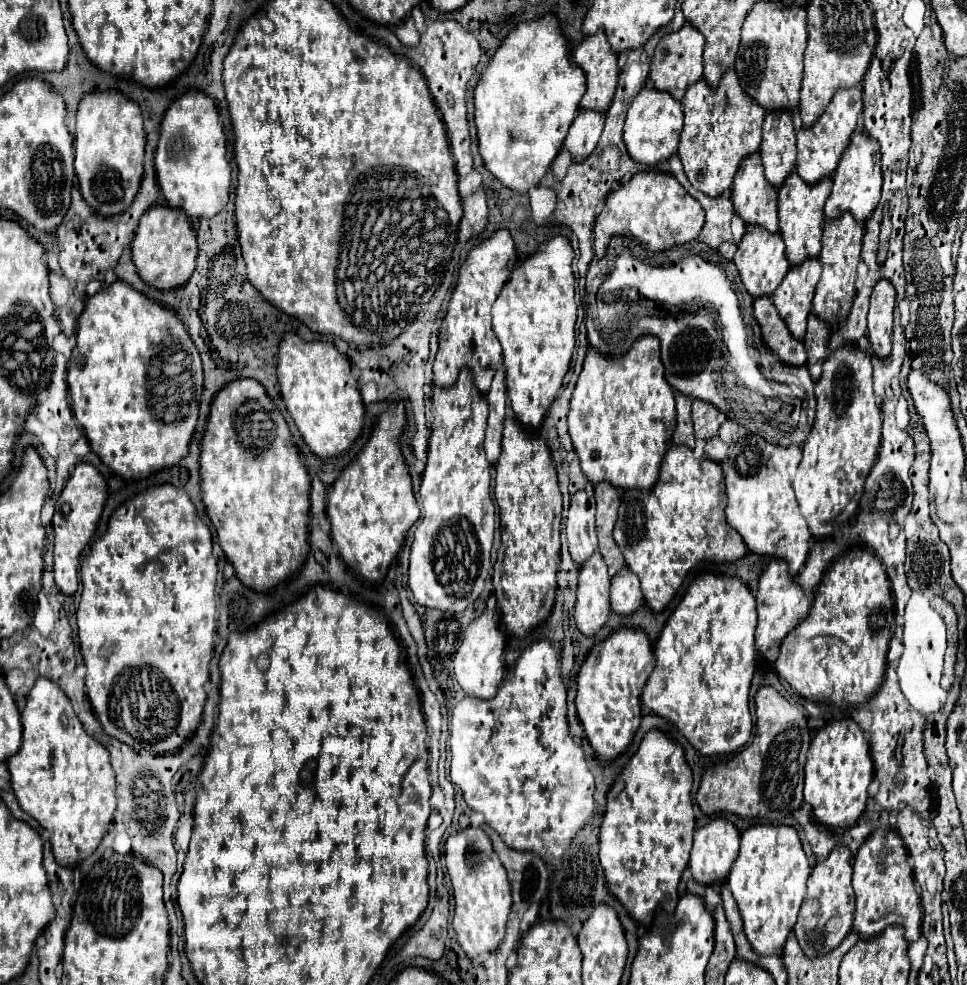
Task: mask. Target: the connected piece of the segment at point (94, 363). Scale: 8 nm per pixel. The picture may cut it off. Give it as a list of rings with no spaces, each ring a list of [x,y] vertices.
[[[115,281],[115,283],[111,283],[111,285],[103,287],[99,293],[95,293],[93,297],[89,297],[89,299],[87,299],[87,303],[85,303],[85,311],[83,311],[83,315],[79,317],[79,329],[77,329],[77,347],[73,349],[73,355],[71,355],[71,361],[69,361],[67,383],[69,383],[71,407],[73,407],[73,415],[75,415],[75,419],[77,419],[77,421],[83,425],[83,431],[85,431],[85,435],[87,435],[89,443],[91,443],[91,449],[93,449],[93,451],[95,451],[95,453],[101,457],[101,461],[103,461],[105,465],[109,465],[109,469],[116,476],[125,480],[146,478],[149,477],[151,473],[155,473],[155,471],[161,471],[161,469],[167,469],[167,467],[173,467],[173,465],[177,465],[177,463],[179,463],[179,461],[181,461],[181,459],[183,459],[183,457],[189,453],[189,441],[191,441],[191,437],[193,437],[193,433],[195,433],[195,425],[197,425],[197,417],[199,417],[199,403],[201,403],[201,393],[203,393],[203,365],[201,365],[199,351],[195,349],[195,345],[193,345],[193,341],[191,341],[191,337],[189,337],[189,333],[187,333],[185,325],[183,325],[183,321],[177,317],[177,313],[175,313],[175,311],[171,311],[171,309],[167,309],[167,307],[163,307],[163,305],[159,305],[159,303],[155,303],[155,301],[147,299],[145,295],[137,293],[135,289],[131,289],[127,283],[123,283],[123,281]]]

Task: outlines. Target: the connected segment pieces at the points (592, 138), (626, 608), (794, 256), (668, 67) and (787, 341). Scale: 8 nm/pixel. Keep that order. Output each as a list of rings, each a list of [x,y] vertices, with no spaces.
[[[581,111],[573,125],[569,127],[569,133],[563,141],[563,149],[571,155],[573,163],[581,163],[589,157],[589,153],[595,151],[601,131],[605,125],[605,115],[597,111]]]
[[[623,569],[611,581],[611,609],[617,615],[633,615],[643,605],[643,593],[639,577],[629,569]]]
[[[791,173],[779,189],[779,233],[785,241],[785,257],[795,267],[805,259],[817,259],[821,251],[821,229],[825,223],[823,205],[831,191],[831,179],[807,185],[797,173]]]
[[[685,23],[679,31],[665,35],[659,41],[655,55],[653,55],[653,61],[651,61],[651,73],[649,73],[651,85],[659,91],[669,93],[673,99],[681,101],[685,95],[685,89],[691,83],[699,81],[703,75],[703,59],[701,59],[703,45],[705,45],[705,39],[701,37],[699,31],[693,31],[693,27],[689,23]]]
[[[771,297],[755,299],[753,309],[755,309],[755,319],[761,327],[761,339],[763,339],[765,347],[771,353],[775,353],[783,365],[793,365],[793,367],[805,365],[805,361],[807,361],[805,347],[801,341],[797,341],[789,333],[785,321],[777,313]]]

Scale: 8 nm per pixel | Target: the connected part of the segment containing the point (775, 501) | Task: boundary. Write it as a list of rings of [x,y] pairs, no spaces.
[[[745,435],[737,447],[729,449],[729,459],[723,463],[727,485],[727,523],[741,535],[751,553],[785,559],[789,575],[797,577],[809,555],[809,527],[799,511],[793,479],[801,461],[799,447],[779,447],[755,435]]]

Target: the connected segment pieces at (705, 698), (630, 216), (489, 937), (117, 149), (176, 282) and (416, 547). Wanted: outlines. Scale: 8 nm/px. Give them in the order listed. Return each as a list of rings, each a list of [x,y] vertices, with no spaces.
[[[699,575],[667,619],[655,647],[655,669],[641,703],[671,721],[703,755],[725,755],[743,747],[753,731],[749,687],[755,673],[755,597],[735,577]]]
[[[661,171],[637,173],[629,183],[609,193],[603,211],[595,221],[595,229],[593,229],[595,261],[603,259],[609,239],[613,235],[631,237],[639,245],[645,245],[649,251],[667,251],[673,245],[693,241],[699,235],[703,221],[705,221],[705,211],[681,187],[681,183],[673,179],[673,175]]]
[[[467,827],[451,835],[445,843],[445,861],[455,897],[455,915],[451,925],[465,955],[479,963],[489,953],[497,951],[497,945],[501,945],[505,937],[505,923],[511,911],[509,879],[503,863],[497,859],[497,853],[491,847],[489,835],[483,829]]]
[[[95,91],[81,99],[77,111],[75,131],[75,171],[79,189],[85,201],[103,217],[123,213],[135,199],[143,179],[143,155],[145,155],[145,131],[143,117],[137,103],[131,103],[123,93],[117,91]]]
[[[151,207],[145,211],[131,243],[131,257],[137,267],[137,275],[145,281],[145,285],[159,291],[169,291],[185,285],[195,269],[197,257],[197,235],[187,215],[173,207]]]
[[[463,369],[459,373],[459,379],[455,385],[451,387],[433,387],[433,425],[431,425],[431,437],[429,437],[429,453],[427,453],[427,465],[421,477],[421,519],[415,531],[415,543],[411,549],[411,559],[409,559],[409,589],[415,597],[415,601],[423,607],[433,607],[433,609],[441,609],[441,611],[465,611],[467,607],[471,607],[477,597],[483,593],[485,589],[485,581],[489,577],[489,567],[491,567],[491,547],[493,547],[493,531],[495,531],[495,507],[491,501],[491,491],[489,491],[489,483],[491,483],[491,463],[485,459],[485,451],[483,451],[483,437],[487,429],[487,400],[479,389],[473,383],[473,375],[469,369]]]

